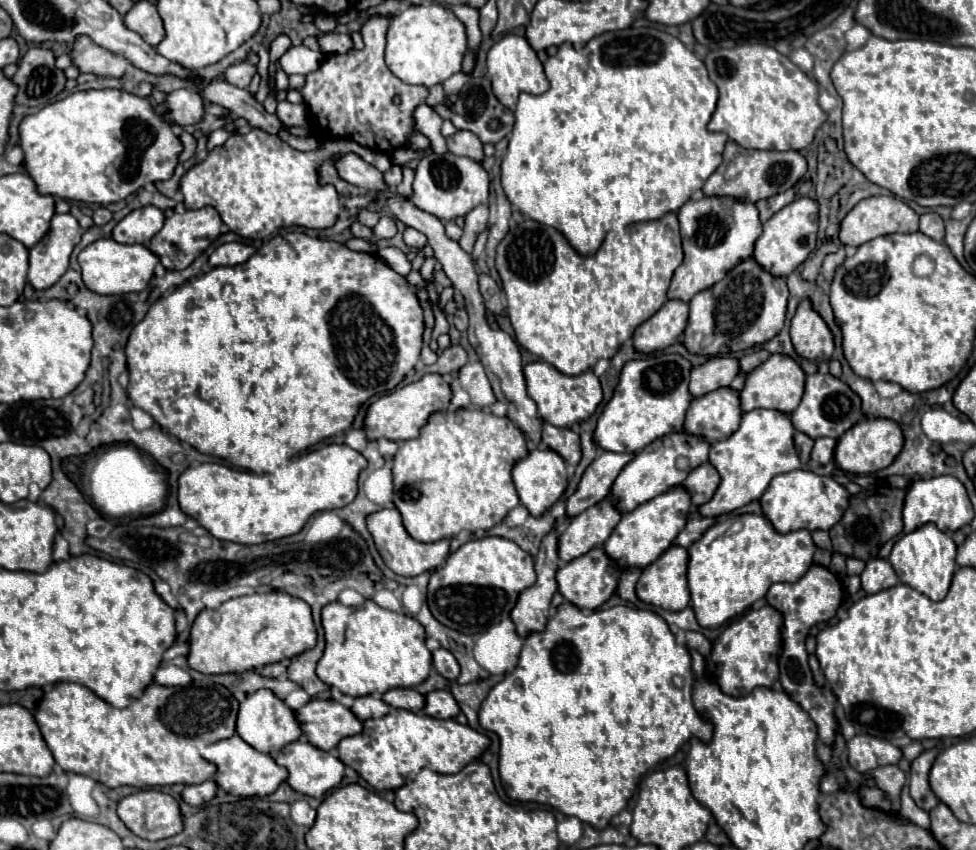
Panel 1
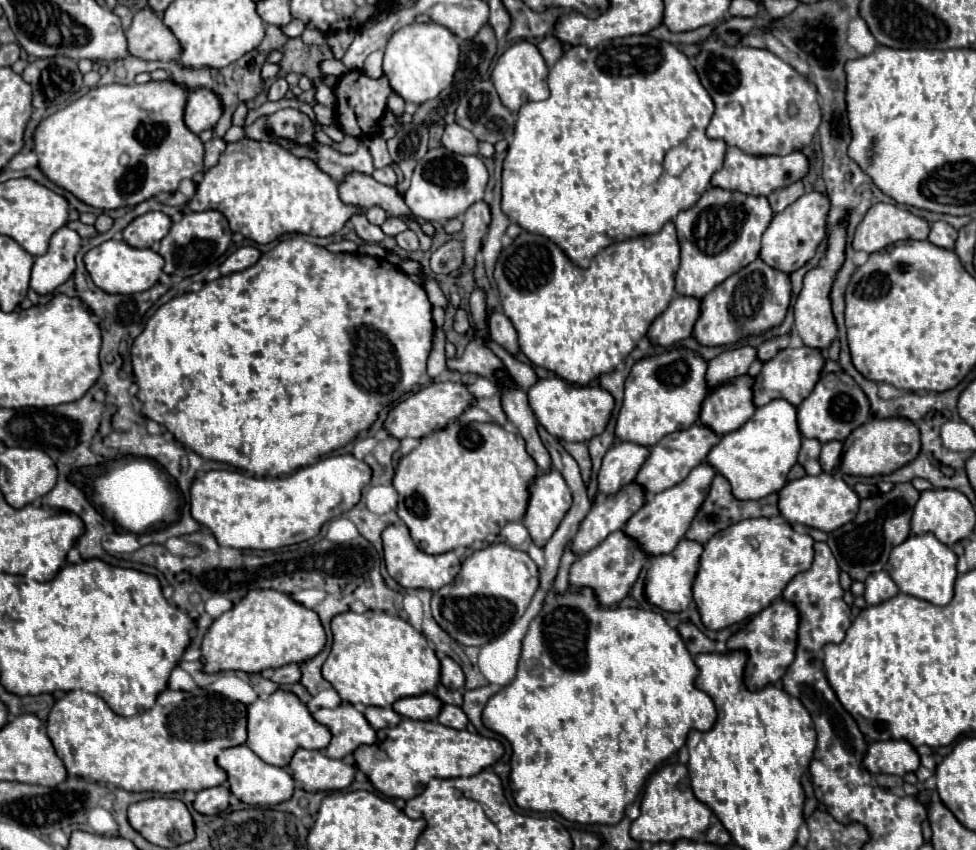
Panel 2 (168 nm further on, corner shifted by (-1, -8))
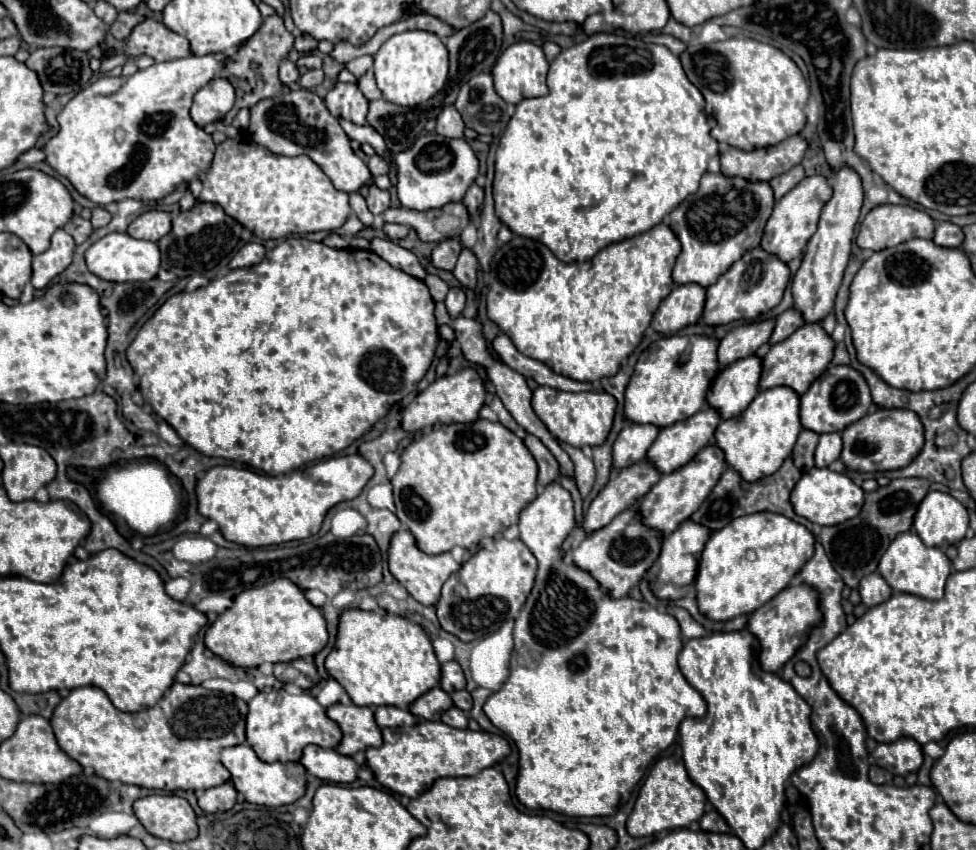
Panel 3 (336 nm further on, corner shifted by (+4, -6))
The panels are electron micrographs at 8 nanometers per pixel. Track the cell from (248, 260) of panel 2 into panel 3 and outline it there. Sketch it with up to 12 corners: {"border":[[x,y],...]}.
{"border":[[249,242],[235,254],[229,266],[245,268],[265,258],[265,246]]}

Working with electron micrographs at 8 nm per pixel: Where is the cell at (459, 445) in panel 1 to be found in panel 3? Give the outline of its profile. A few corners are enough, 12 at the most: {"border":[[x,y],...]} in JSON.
{"border":[[501,422],[401,452],[397,518],[427,554],[519,522],[537,462]]}

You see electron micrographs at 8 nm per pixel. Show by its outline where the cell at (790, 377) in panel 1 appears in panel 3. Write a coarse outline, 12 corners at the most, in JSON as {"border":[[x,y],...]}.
{"border":[[805,324],[763,358],[761,390],[797,394],[835,352],[821,324]]}

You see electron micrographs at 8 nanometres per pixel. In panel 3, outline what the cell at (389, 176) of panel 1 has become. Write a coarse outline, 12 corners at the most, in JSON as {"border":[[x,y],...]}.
{"border":[[379,154],[369,158],[367,166],[373,176],[387,174],[389,162]]}

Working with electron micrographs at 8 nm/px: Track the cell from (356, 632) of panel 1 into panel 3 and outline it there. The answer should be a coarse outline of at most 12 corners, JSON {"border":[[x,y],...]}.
{"border":[[347,608],[325,666],[357,706],[439,686],[419,624]]}

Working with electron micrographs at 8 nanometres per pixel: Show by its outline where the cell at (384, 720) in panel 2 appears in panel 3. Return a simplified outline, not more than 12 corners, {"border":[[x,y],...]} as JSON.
{"border":[[397,706],[375,708],[381,728],[415,726],[419,722],[409,710]]}

